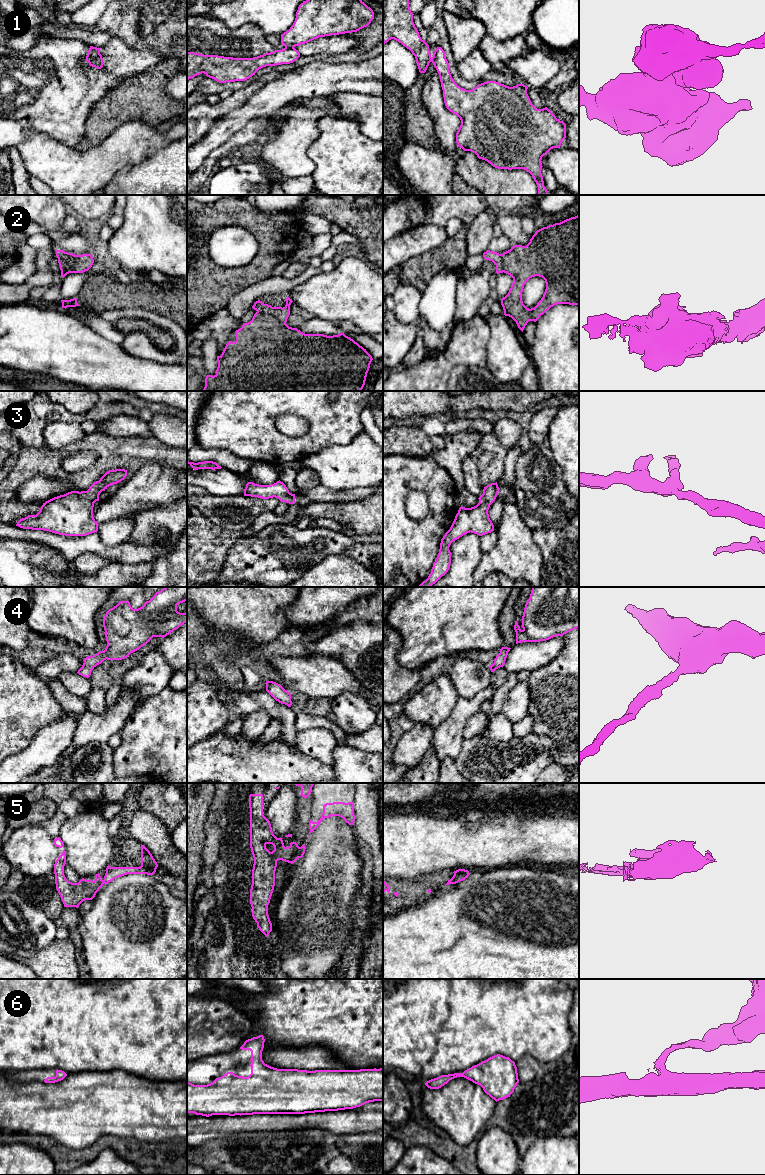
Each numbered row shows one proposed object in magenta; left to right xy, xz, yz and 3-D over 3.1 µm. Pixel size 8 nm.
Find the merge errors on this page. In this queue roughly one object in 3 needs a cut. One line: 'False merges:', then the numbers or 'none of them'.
False merges: 1, 2, 5

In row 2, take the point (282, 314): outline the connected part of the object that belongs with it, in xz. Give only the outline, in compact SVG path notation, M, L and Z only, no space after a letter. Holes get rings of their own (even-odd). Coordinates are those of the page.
M289 297L286 298L286 305L282 307L272 307L271 305L264 304L262 301L258 300L254 303L252 308L257 312L268 313L278 319L280 322L286 323L290 315L290 305L292 299Z

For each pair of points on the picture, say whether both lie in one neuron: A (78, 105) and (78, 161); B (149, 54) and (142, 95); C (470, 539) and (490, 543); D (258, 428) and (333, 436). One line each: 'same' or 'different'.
A: different
B: different
C: different
D: same

